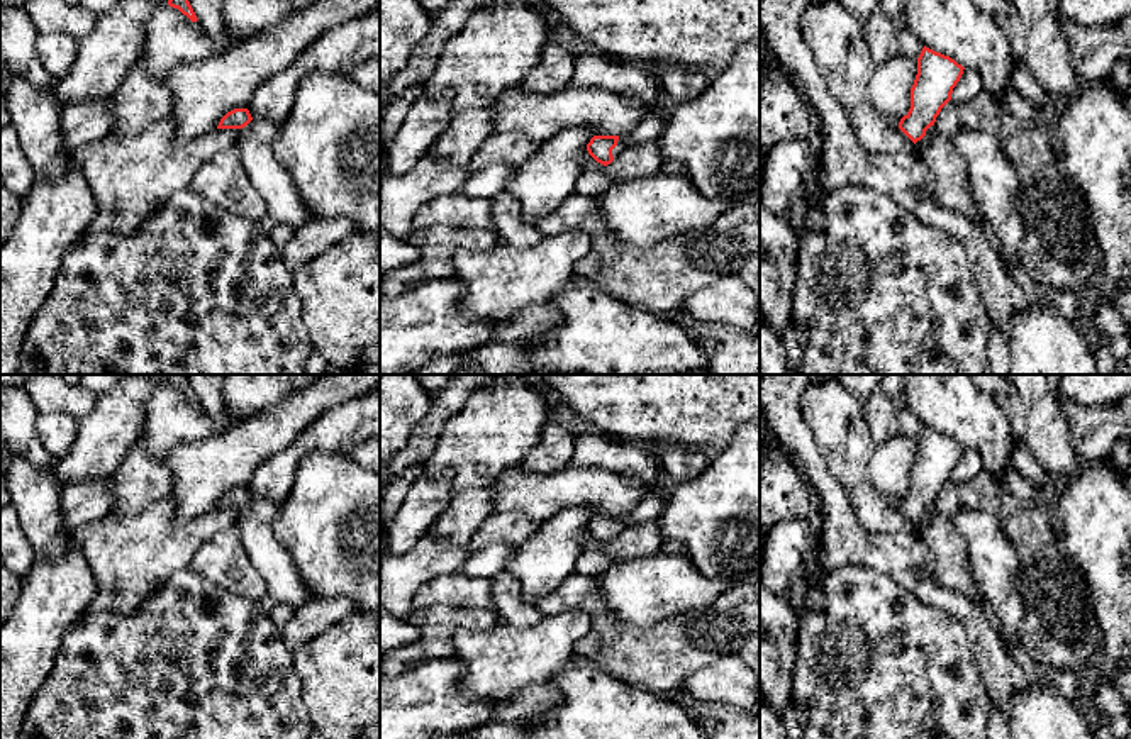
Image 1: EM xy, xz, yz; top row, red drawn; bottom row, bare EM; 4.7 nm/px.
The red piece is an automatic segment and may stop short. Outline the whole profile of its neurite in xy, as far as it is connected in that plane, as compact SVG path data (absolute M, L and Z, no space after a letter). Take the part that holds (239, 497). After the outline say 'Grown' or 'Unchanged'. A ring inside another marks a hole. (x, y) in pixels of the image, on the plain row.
M248 488L227 492L217 508L239 508L236 529L251 564L266 581L268 598L300 608L312 600L292 554L276 541L273 522L280 503L268 498L253 498Z. Grown

